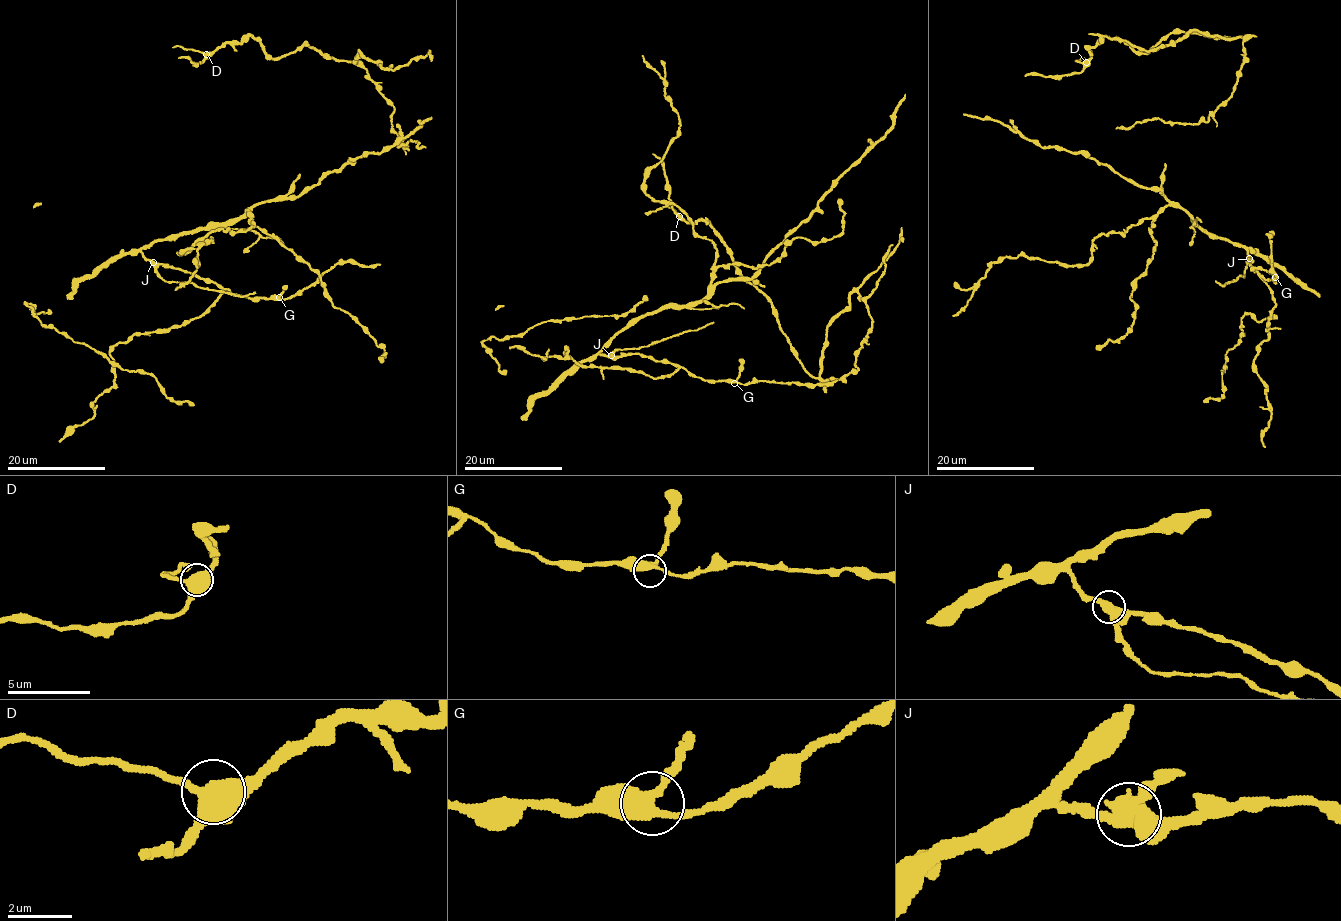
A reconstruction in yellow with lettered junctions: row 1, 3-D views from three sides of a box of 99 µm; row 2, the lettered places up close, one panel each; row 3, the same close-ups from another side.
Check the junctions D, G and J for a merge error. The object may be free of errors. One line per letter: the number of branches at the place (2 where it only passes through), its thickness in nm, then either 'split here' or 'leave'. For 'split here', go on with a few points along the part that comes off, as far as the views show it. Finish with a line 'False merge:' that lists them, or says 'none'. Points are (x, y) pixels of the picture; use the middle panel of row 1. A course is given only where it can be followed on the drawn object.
D: 3 | 480 nm | leave
G: 3 | 360 nm | leave
J: 3 | 440 nm | split here | (611, 355), (625, 348), (648, 347), (714, 322)
False merge: J

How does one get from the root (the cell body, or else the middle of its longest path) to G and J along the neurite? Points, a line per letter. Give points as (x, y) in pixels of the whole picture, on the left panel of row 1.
G: (295, 196), (261, 201), (224, 224), (171, 234), (140, 250), (149, 260), (208, 278), (233, 294), (279, 297)
J: (295, 196), (261, 201), (224, 224), (208, 224), (146, 245), (141, 251), (153, 262)

